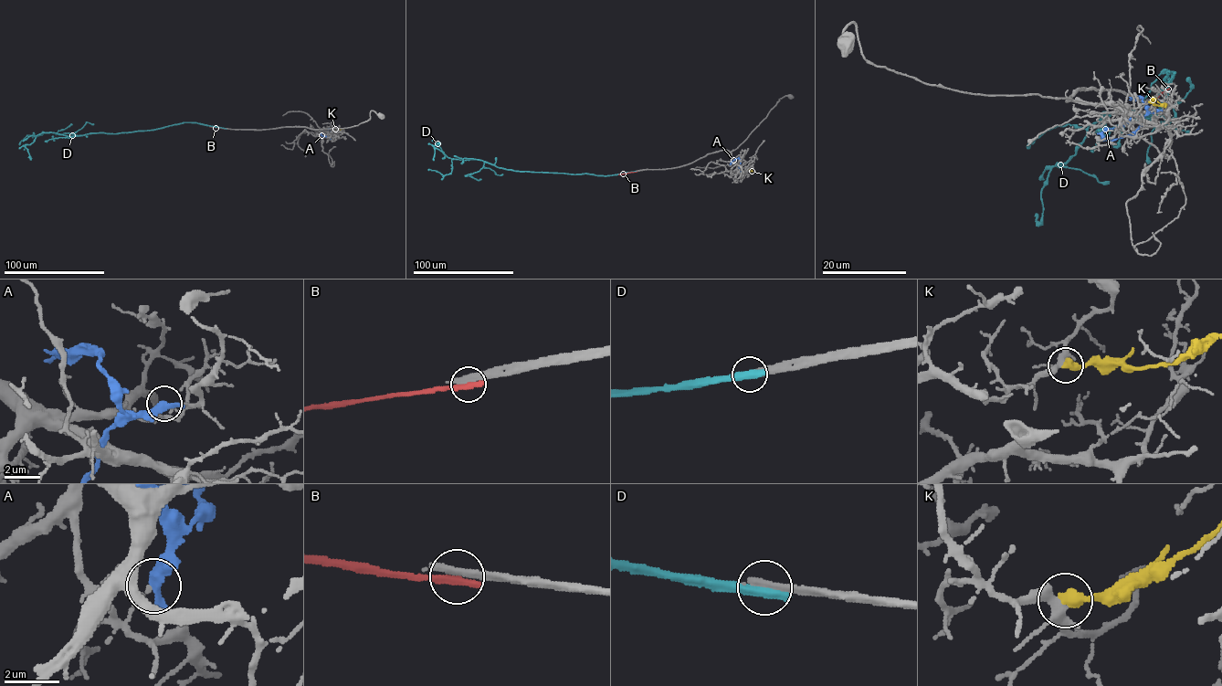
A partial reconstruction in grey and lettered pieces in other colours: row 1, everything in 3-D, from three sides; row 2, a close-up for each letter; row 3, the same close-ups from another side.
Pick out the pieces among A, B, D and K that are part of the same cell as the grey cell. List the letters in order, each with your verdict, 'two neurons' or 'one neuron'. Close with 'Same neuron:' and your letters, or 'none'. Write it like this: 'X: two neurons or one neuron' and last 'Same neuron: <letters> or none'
A: two neurons
B: two neurons
D: two neurons
K: two neurons
Same neuron: none

